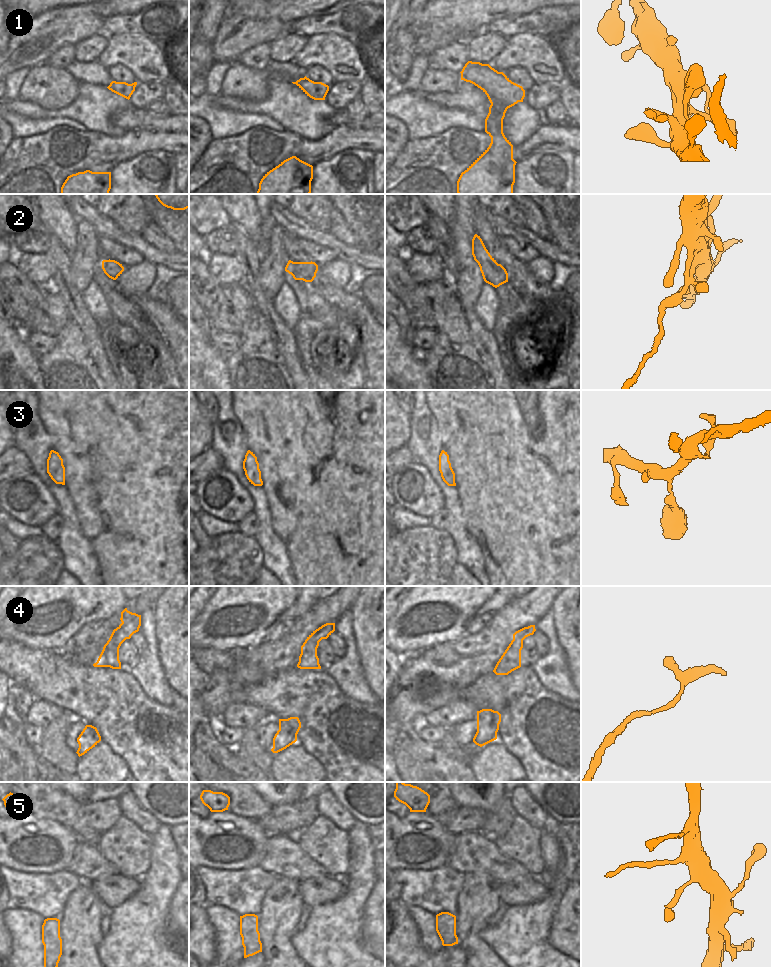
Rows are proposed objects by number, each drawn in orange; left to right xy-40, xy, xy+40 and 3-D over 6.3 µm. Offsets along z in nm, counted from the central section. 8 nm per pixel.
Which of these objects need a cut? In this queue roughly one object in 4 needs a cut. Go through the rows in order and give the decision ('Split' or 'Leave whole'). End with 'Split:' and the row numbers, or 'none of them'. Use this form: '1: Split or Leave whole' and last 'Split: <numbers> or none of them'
1: Leave whole
2: Split
3: Leave whole
4: Leave whole
5: Leave whole
Split: 2.

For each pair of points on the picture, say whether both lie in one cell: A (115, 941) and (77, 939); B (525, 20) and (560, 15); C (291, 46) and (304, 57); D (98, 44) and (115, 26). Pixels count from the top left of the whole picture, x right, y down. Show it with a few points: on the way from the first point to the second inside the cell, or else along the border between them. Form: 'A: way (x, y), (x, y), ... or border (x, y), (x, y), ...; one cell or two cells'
A: border (104, 936), (98, 945), (97, 956); two cells
B: way (534, 20), (551, 19); one cell
C: border (307, 38), (303, 48), (292, 61); two cells
D: border (102, 32), (107, 35); two cells

